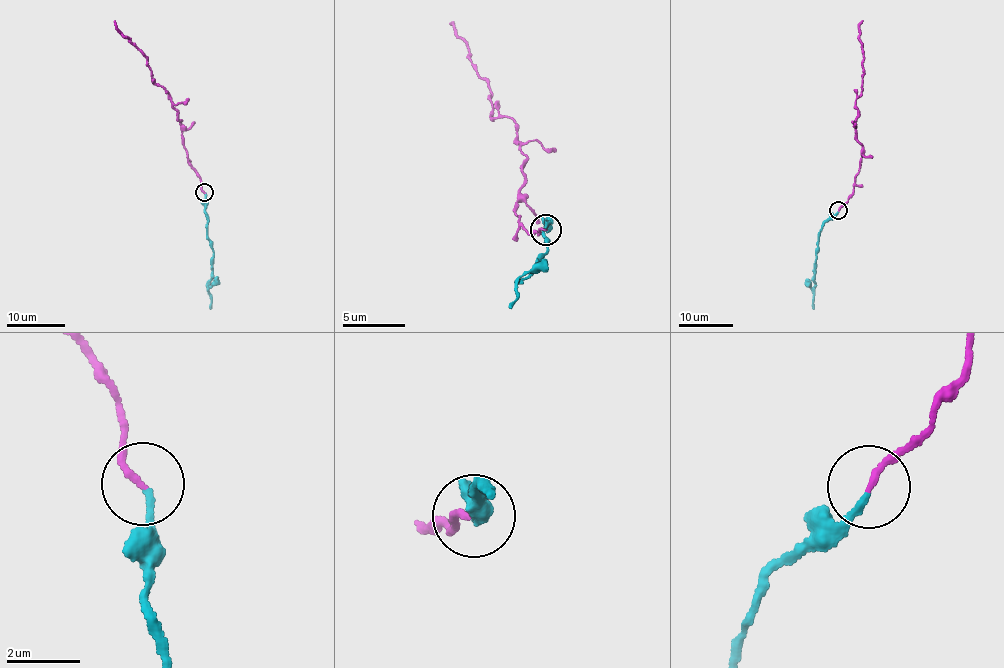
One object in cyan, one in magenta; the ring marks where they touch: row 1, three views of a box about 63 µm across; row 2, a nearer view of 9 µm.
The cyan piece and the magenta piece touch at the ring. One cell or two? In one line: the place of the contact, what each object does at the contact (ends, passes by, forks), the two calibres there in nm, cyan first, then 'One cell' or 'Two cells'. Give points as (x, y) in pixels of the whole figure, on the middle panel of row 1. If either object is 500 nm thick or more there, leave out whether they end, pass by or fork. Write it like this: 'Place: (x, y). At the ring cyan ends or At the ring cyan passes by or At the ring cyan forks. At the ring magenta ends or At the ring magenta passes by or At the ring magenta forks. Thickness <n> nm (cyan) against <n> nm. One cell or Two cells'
Place: (546, 229). At the ring cyan ends. At the ring magenta ends. Thickness 170 nm (cyan) against 170 nm. One cell

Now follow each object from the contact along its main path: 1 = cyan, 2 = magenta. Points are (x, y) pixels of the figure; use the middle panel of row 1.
1: (546, 230), (551, 220), (541, 235), (548, 249), (529, 277), (521, 280), (509, 304)
2: (546, 230), (531, 232), (518, 222), (523, 142), (509, 118), (492, 118), (494, 92), (450, 24)

